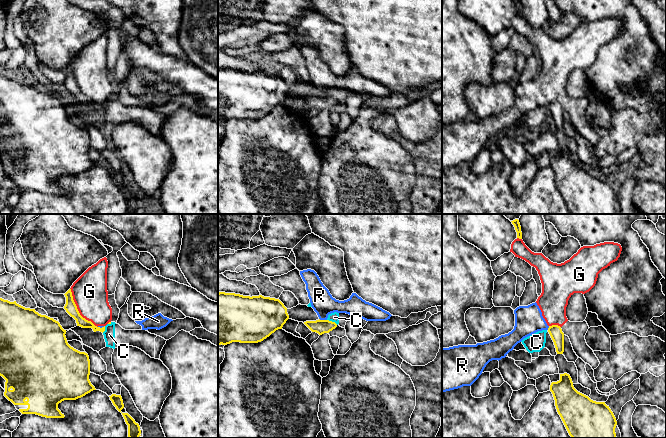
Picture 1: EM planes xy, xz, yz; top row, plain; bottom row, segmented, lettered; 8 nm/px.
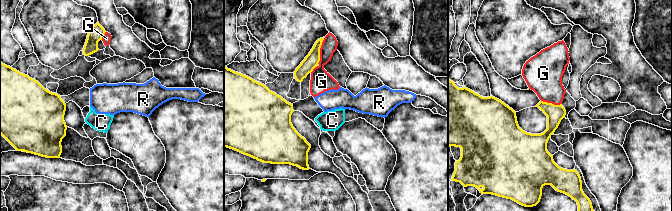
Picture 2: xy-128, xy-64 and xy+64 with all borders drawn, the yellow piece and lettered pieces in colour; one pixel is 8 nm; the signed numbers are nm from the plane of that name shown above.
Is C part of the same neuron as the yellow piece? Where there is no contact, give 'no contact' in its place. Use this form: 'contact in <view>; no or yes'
contact in xz; no

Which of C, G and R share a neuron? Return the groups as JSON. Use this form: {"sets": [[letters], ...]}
{"sets": [["C"], ["G", "R"]]}

